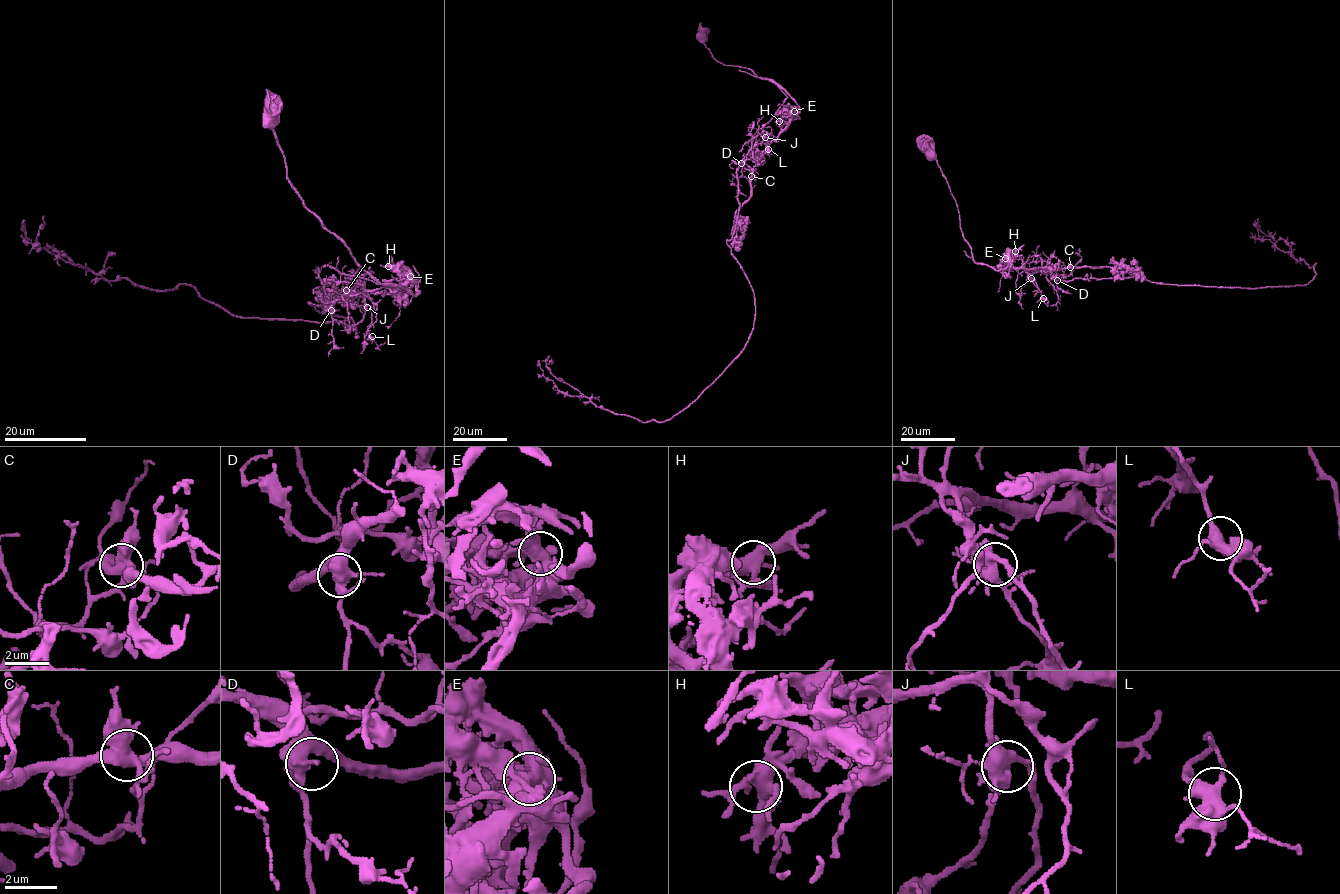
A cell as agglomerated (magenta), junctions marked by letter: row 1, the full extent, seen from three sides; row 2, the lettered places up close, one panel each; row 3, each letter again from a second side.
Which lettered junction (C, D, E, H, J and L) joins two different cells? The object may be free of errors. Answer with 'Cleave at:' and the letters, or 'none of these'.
Cleave at: C

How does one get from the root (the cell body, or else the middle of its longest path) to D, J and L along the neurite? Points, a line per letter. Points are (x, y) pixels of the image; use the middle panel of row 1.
D: (702, 37), (700, 40), (716, 61), (770, 78), (787, 97), (753, 140), (741, 163)
J: (702, 37), (700, 40), (716, 61), (770, 78), (785, 95), (784, 103), (764, 126), (765, 137)
L: (702, 37), (700, 40), (716, 61), (770, 78), (785, 95), (784, 103), (764, 126), (768, 149)

